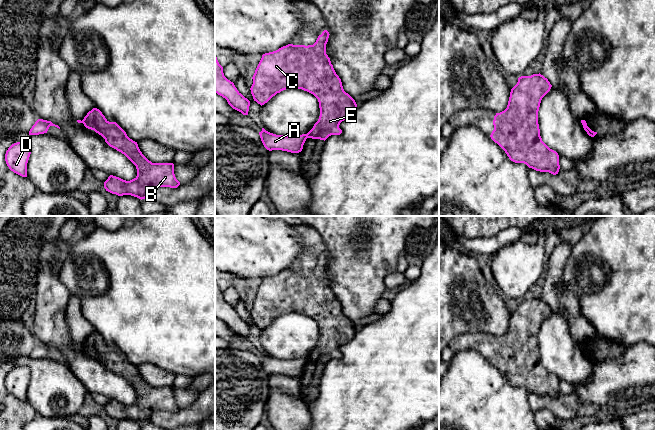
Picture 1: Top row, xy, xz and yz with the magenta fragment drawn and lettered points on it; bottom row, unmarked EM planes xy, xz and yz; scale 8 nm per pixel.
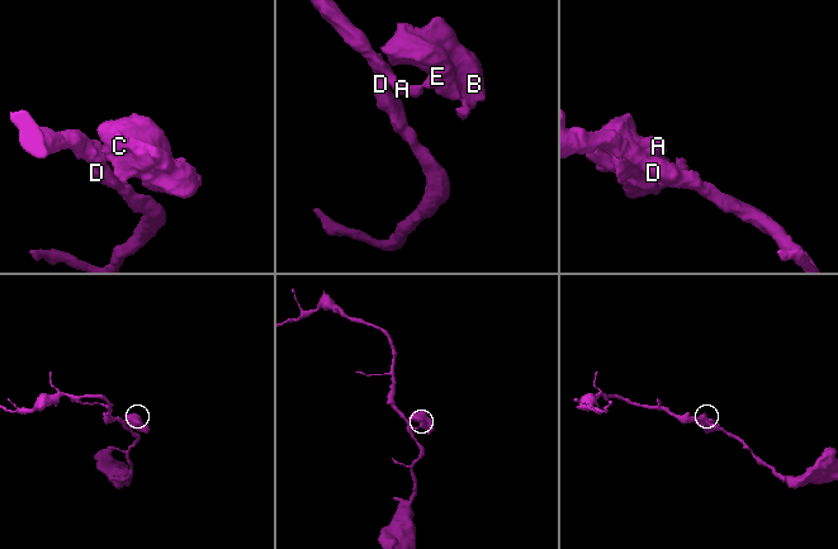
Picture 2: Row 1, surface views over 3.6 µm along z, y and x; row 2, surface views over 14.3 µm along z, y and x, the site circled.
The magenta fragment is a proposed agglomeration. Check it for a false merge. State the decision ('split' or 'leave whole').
split

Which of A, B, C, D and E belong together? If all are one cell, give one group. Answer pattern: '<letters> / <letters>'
A D / B C E

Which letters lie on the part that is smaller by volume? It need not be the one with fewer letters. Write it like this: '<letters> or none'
B, C, E

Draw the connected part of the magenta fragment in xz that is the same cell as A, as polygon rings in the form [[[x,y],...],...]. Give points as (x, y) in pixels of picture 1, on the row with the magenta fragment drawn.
[[[262,128],[259,132],[264,147],[269,150],[282,150],[291,153],[299,153],[303,149],[303,145],[308,138],[307,134],[302,135],[276,135]]]

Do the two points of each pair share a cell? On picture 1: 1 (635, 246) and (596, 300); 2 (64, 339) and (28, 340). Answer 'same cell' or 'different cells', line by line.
1: same cell
2: different cells

